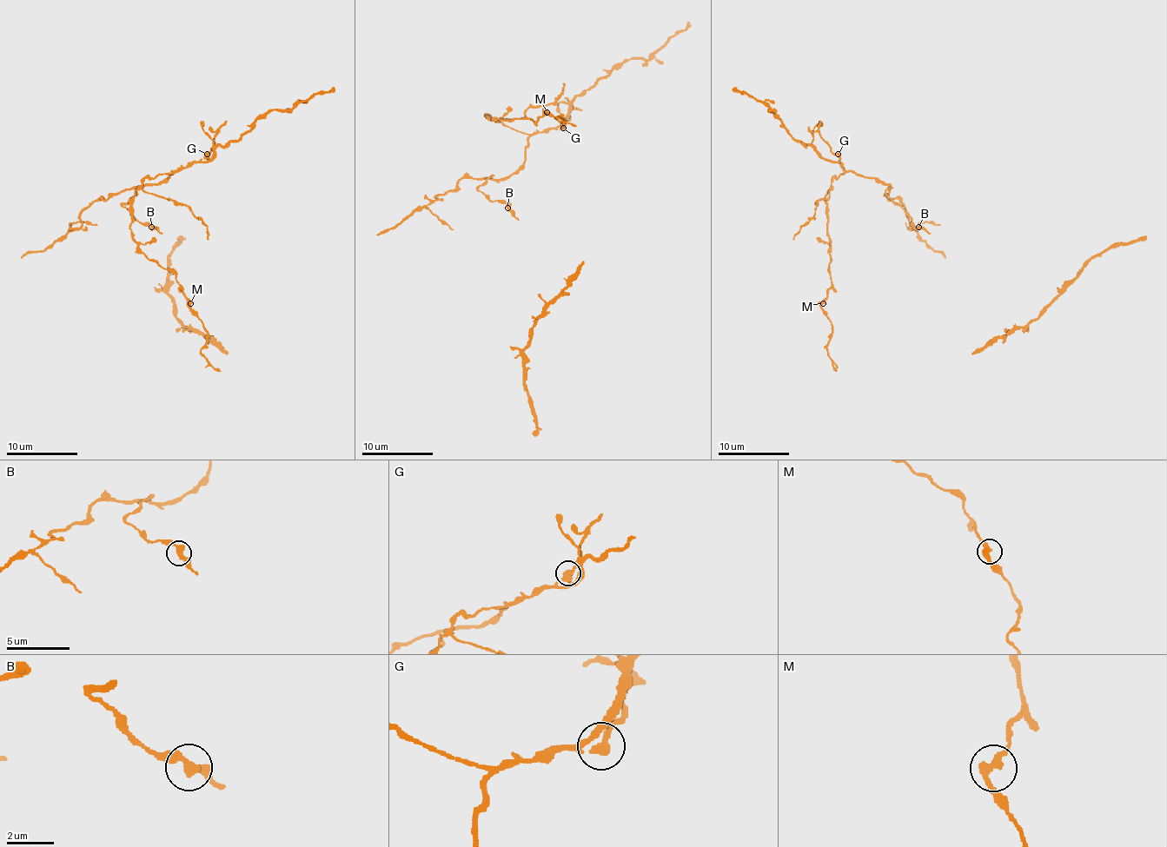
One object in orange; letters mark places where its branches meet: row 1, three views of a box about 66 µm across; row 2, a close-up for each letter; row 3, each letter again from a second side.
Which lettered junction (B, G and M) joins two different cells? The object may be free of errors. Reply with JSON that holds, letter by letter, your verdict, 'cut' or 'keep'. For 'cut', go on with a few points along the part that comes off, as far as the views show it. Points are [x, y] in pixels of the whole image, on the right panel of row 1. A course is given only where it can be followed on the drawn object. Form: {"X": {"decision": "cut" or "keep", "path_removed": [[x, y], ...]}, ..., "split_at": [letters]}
{"B": {"decision": "keep"}, "G": {"decision": "cut", "path_removed": [[838, 155], [832, 151], [830, 144], [819, 134], [821, 121]]}, "M": {"decision": "keep"}, "split_at": ["G"]}

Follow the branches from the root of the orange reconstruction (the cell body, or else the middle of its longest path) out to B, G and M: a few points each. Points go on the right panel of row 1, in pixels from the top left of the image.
B: (893, 202), (900, 206), (918, 227)
G: (893, 202), (886, 194), (888, 185), (883, 185), (874, 177), (847, 172), (838, 163), (838, 155)
M: (893, 202), (886, 194), (890, 187), (874, 177), (845, 172), (833, 180), (825, 197), (832, 287), (823, 303)

